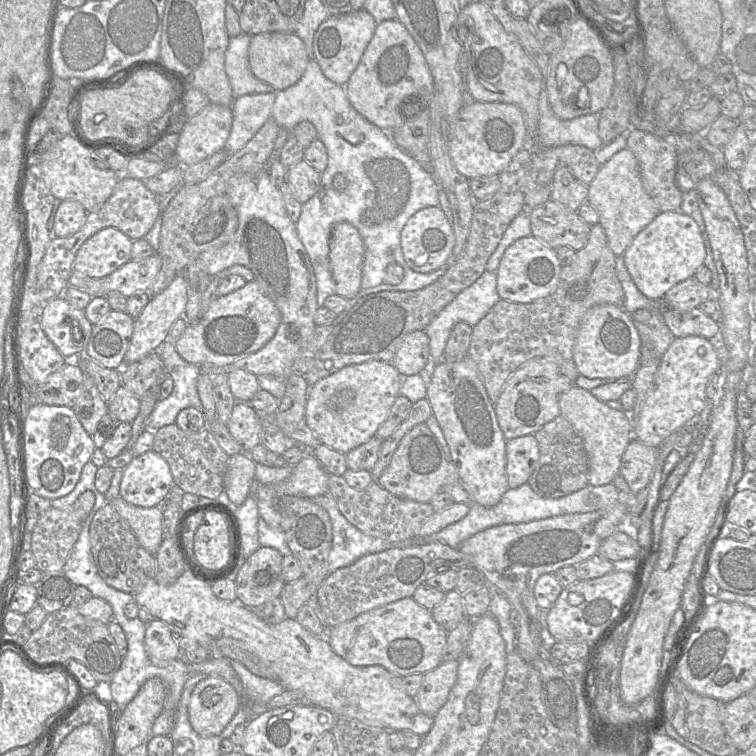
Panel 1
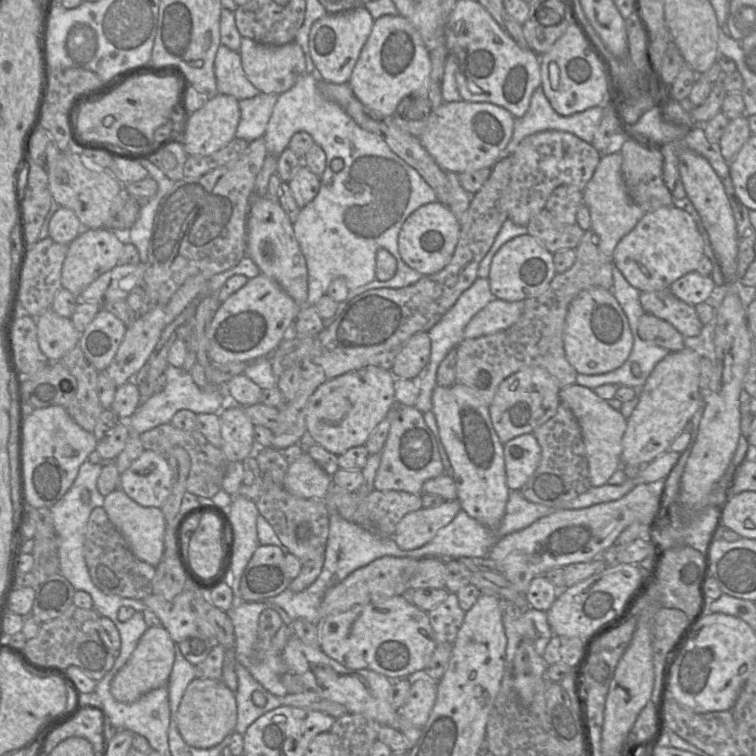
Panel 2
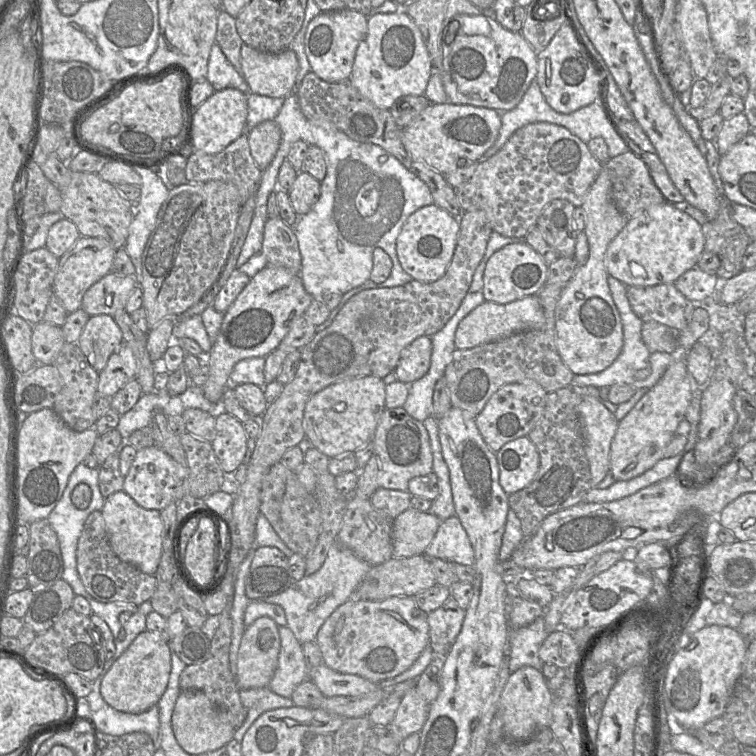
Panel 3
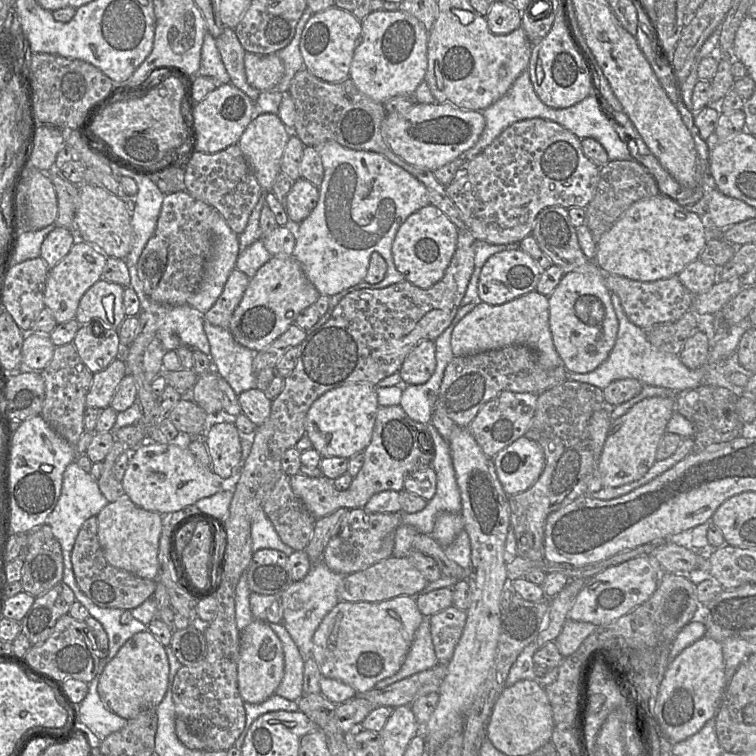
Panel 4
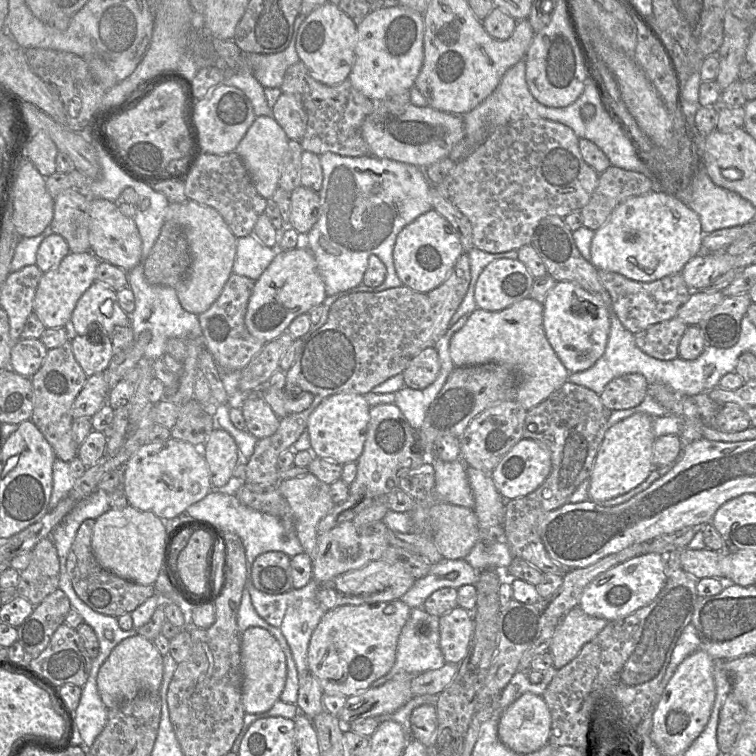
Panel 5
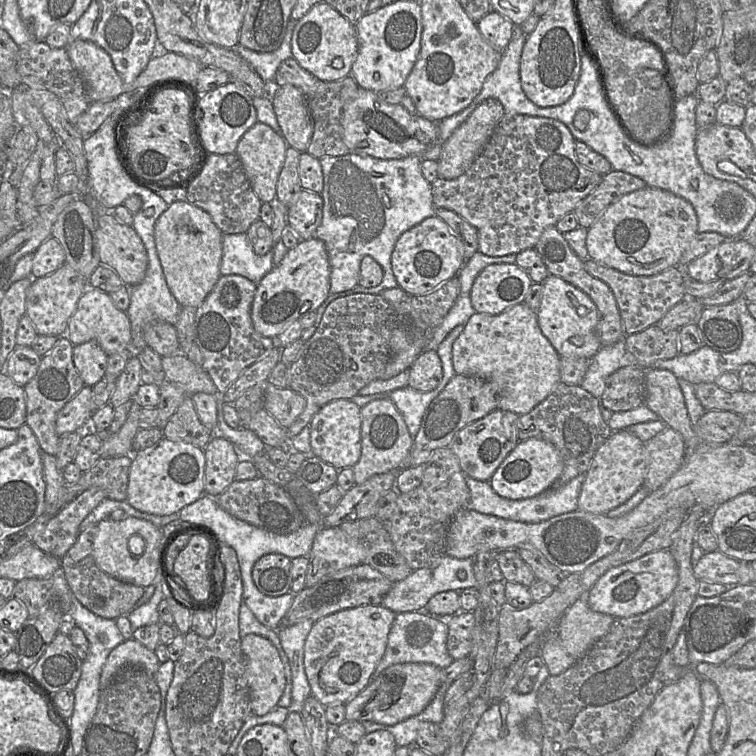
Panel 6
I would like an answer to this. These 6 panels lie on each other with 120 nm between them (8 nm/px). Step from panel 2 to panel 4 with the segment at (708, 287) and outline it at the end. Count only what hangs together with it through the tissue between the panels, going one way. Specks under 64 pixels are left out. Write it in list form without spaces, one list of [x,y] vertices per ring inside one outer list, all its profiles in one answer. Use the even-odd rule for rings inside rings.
[[[699,259],[688,264],[677,276],[685,288],[697,296],[707,292],[715,283],[722,282],[718,278],[719,269]]]

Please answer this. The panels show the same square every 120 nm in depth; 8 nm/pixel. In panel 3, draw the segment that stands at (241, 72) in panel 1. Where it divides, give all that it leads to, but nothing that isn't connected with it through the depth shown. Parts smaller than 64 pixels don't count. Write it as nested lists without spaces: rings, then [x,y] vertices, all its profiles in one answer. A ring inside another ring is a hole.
[[[214,43],[210,50],[206,80],[215,91],[236,88],[245,94],[250,93],[243,75],[236,71],[217,43]]]

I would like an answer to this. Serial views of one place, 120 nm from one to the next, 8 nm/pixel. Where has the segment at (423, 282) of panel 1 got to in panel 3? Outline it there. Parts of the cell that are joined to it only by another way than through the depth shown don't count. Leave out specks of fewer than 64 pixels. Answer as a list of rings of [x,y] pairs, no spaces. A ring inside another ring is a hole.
[[[295,93],[285,97],[274,120],[280,126],[281,141],[274,159],[262,171],[253,218],[237,259],[237,268],[261,251],[264,225],[268,219],[268,196],[277,190],[278,173],[291,145],[303,140],[323,151],[327,165],[318,200],[308,213],[298,216],[294,226],[302,259],[300,277],[305,290],[314,299],[322,299],[328,293],[344,294],[361,287],[370,279],[372,253],[378,247],[390,257],[392,269],[389,277],[376,285],[388,288],[410,282],[412,277],[403,270],[397,257],[396,239],[412,213],[433,203],[428,186],[382,147],[352,140],[328,121],[308,120]]]

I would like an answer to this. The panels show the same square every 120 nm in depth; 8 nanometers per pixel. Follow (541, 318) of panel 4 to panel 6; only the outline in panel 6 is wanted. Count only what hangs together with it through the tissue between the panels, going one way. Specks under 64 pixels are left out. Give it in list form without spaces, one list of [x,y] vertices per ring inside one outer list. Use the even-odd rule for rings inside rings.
[[[525,303],[496,315],[474,313],[452,346],[455,373],[489,382],[494,386],[497,408],[519,416],[529,413],[561,382],[560,358],[542,334],[537,313]]]

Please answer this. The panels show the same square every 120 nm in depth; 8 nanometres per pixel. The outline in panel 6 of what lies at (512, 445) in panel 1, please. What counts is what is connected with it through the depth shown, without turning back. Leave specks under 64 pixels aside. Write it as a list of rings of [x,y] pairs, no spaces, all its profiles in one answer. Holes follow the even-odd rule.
[[[528,438],[517,443],[499,465],[489,482],[493,490],[502,497],[526,499],[550,488],[561,475],[563,468],[563,458],[555,445],[543,439]]]

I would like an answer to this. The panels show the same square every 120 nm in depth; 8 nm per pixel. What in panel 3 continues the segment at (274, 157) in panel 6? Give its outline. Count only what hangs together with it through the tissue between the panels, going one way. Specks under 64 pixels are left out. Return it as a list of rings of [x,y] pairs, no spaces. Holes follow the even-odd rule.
[[[266,120],[247,132],[250,151],[261,171],[274,159],[281,141],[281,129],[275,120]]]

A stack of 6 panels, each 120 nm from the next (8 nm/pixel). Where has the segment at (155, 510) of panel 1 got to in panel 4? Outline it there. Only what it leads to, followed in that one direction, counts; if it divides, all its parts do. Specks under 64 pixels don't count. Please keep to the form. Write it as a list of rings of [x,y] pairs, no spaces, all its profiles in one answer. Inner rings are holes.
[[[125,494],[109,502],[97,515],[98,540],[106,561],[140,578],[156,580],[158,577],[159,540],[163,529],[163,516],[134,504]]]

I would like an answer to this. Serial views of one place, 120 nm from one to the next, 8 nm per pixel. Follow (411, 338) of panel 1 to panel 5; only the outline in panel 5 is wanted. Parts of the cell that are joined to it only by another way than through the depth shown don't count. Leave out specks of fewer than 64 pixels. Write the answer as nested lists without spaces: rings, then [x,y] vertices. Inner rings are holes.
[[[427,347],[411,359],[402,372],[404,386],[422,390],[431,385],[438,377],[440,361],[437,350]]]

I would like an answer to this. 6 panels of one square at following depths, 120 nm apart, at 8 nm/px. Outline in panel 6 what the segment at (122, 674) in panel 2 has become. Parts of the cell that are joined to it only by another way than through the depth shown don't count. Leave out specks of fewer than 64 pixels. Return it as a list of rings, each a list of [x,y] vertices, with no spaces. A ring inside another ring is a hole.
[[[131,638],[116,646],[108,655],[100,675],[100,690],[107,687],[113,676],[125,666],[136,666],[154,676],[160,662],[154,651]]]

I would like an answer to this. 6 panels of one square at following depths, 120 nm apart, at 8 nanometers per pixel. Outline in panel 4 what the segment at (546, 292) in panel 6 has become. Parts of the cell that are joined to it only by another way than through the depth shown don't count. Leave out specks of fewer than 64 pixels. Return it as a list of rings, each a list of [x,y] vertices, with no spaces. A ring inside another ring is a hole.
[[[594,261],[565,273],[548,297],[549,326],[554,347],[568,372],[588,373],[609,356],[614,347],[618,320],[613,309],[604,272]]]

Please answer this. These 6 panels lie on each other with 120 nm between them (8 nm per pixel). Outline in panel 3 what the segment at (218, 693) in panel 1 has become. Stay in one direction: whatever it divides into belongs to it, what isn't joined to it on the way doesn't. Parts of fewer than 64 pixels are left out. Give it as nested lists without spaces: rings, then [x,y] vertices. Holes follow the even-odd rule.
[[[200,690],[181,691],[172,714],[172,730],[181,748],[191,755],[212,752],[228,745],[235,732],[227,715],[216,708]]]

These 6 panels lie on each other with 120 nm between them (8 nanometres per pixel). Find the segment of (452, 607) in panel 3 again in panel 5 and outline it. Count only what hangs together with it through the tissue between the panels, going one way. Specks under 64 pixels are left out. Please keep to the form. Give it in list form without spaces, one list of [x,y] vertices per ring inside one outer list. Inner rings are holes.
[[[459,606],[439,617],[440,648],[446,663],[459,664],[463,661],[473,629],[472,613]]]

